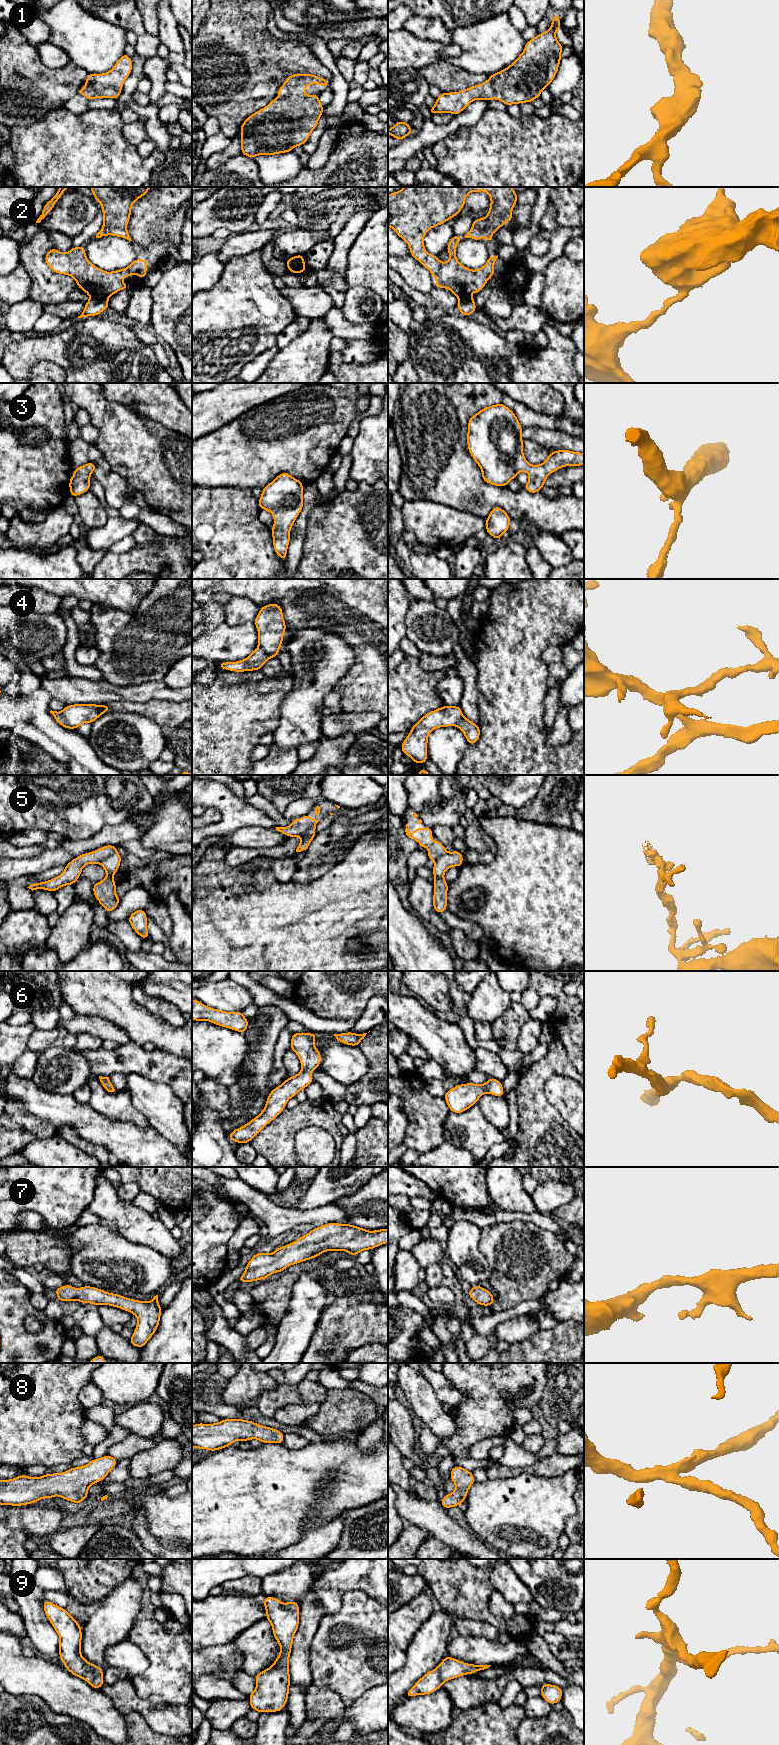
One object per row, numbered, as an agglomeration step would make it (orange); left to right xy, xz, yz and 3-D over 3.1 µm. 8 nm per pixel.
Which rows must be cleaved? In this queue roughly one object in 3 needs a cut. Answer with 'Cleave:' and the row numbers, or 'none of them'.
Cleave: 2, 4, 5

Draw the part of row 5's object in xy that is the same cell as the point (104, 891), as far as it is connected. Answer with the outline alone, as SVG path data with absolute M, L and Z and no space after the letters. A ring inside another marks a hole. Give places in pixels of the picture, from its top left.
M114 852L103 859L100 864L107 875L102 881L93 884L93 894L107 914L112 912L120 903L121 898L116 895L116 882L113 876L119 871L121 861L122 857L118 852Z

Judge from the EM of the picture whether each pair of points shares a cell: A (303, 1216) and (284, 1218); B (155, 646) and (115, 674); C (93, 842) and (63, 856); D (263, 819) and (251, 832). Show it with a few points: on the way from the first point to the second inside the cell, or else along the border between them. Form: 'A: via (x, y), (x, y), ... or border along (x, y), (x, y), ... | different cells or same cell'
A: via (298, 1217), (289, 1218) | same cell
B: via (145, 646), (125, 664) | same cell
C: via (86, 845), (70, 849) | same cell
D: border along (274, 826), (241, 826), (235, 830) | different cells

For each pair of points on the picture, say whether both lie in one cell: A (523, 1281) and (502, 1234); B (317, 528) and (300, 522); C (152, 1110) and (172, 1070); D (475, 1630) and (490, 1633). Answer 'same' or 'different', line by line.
A: same
B: different
C: different
D: same

